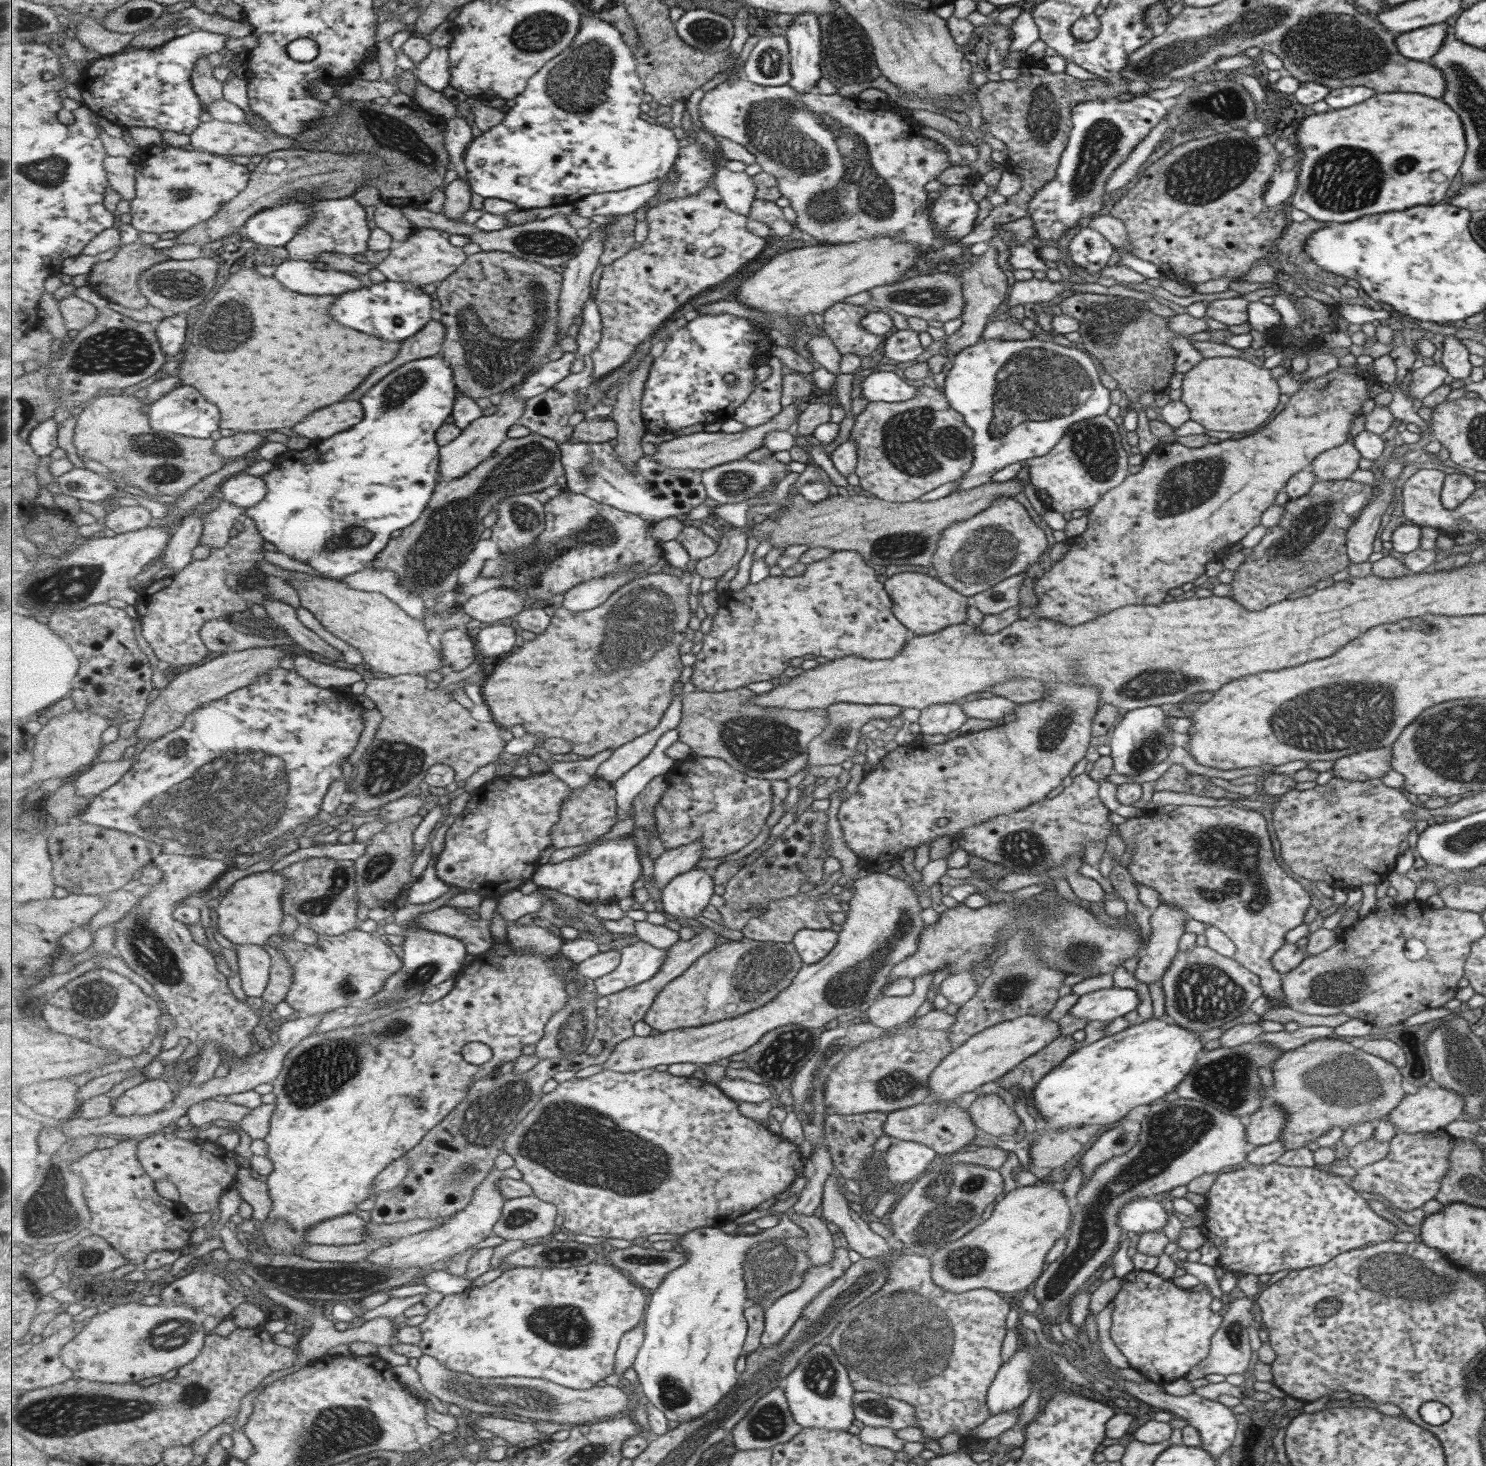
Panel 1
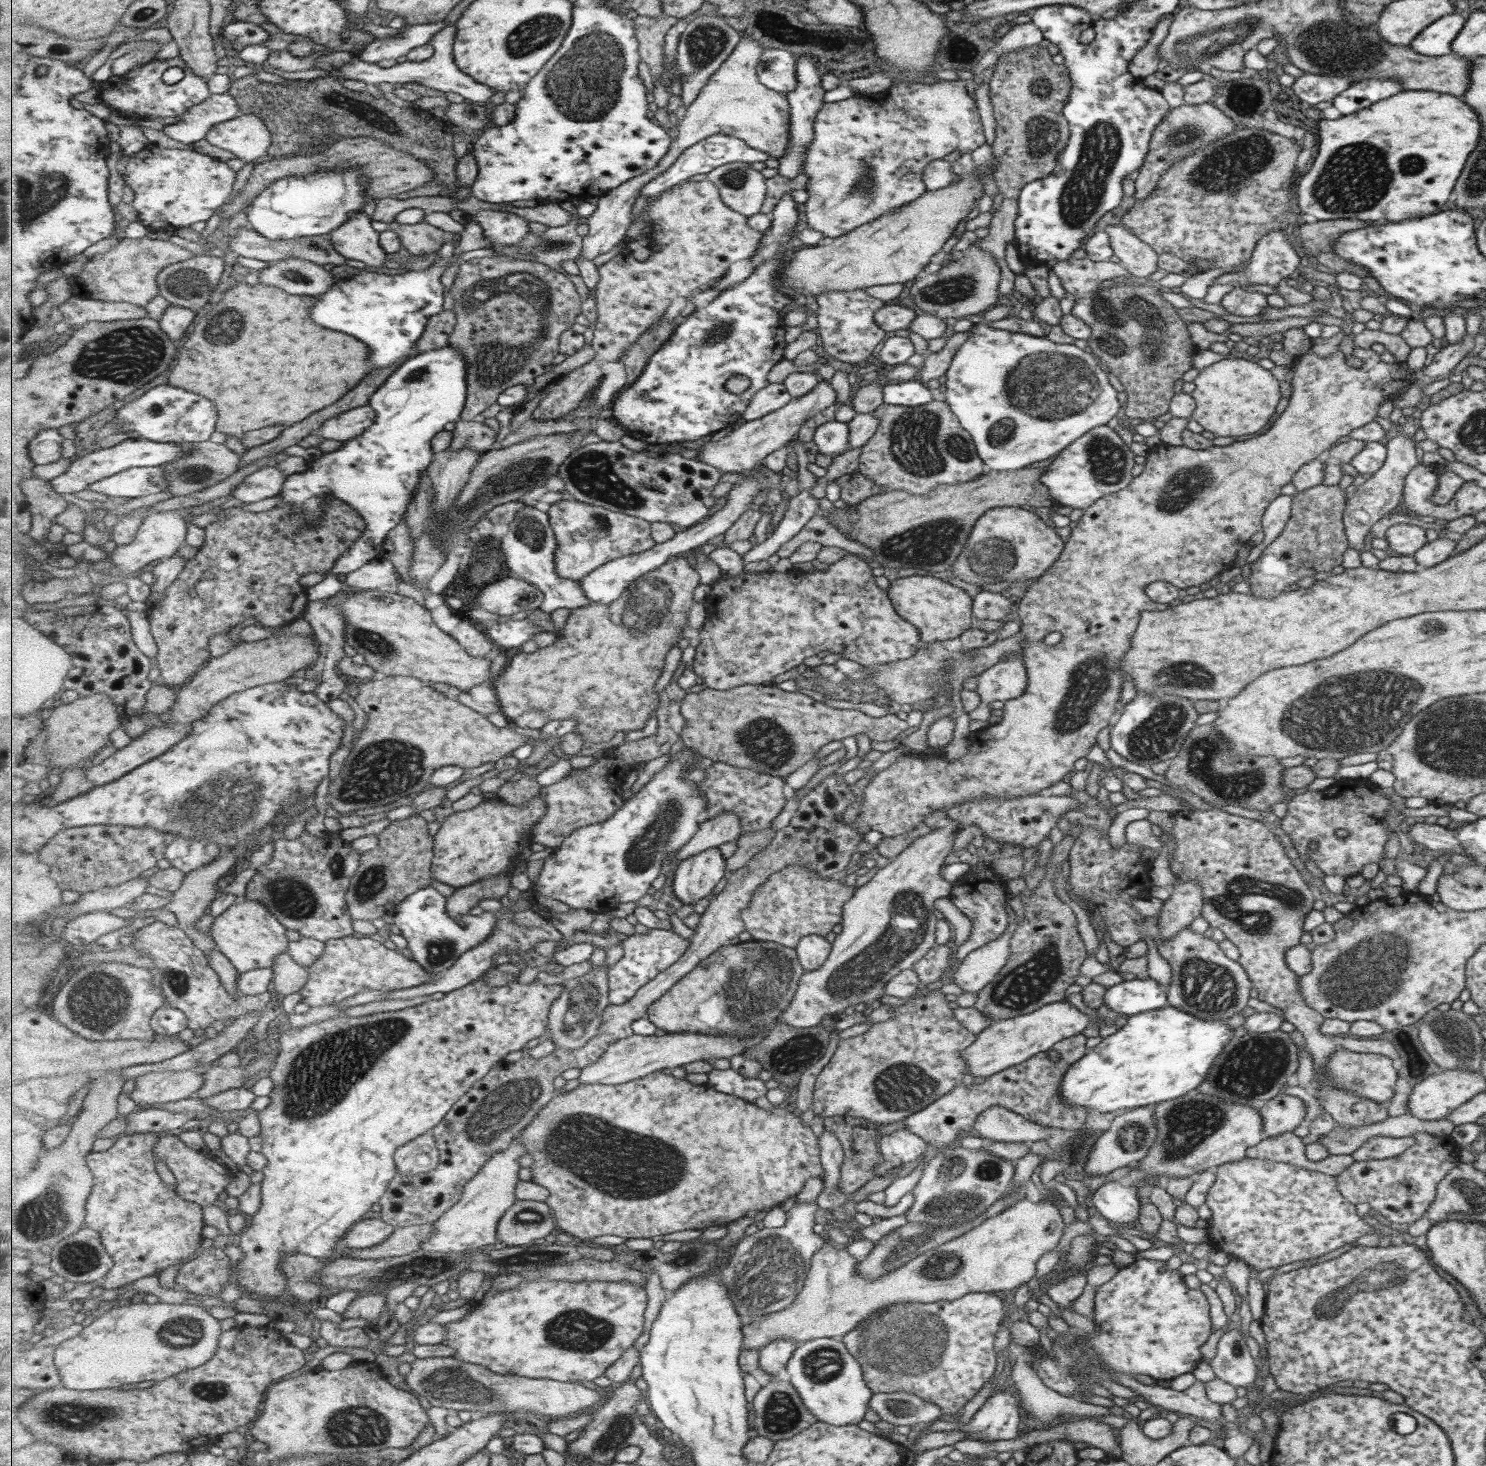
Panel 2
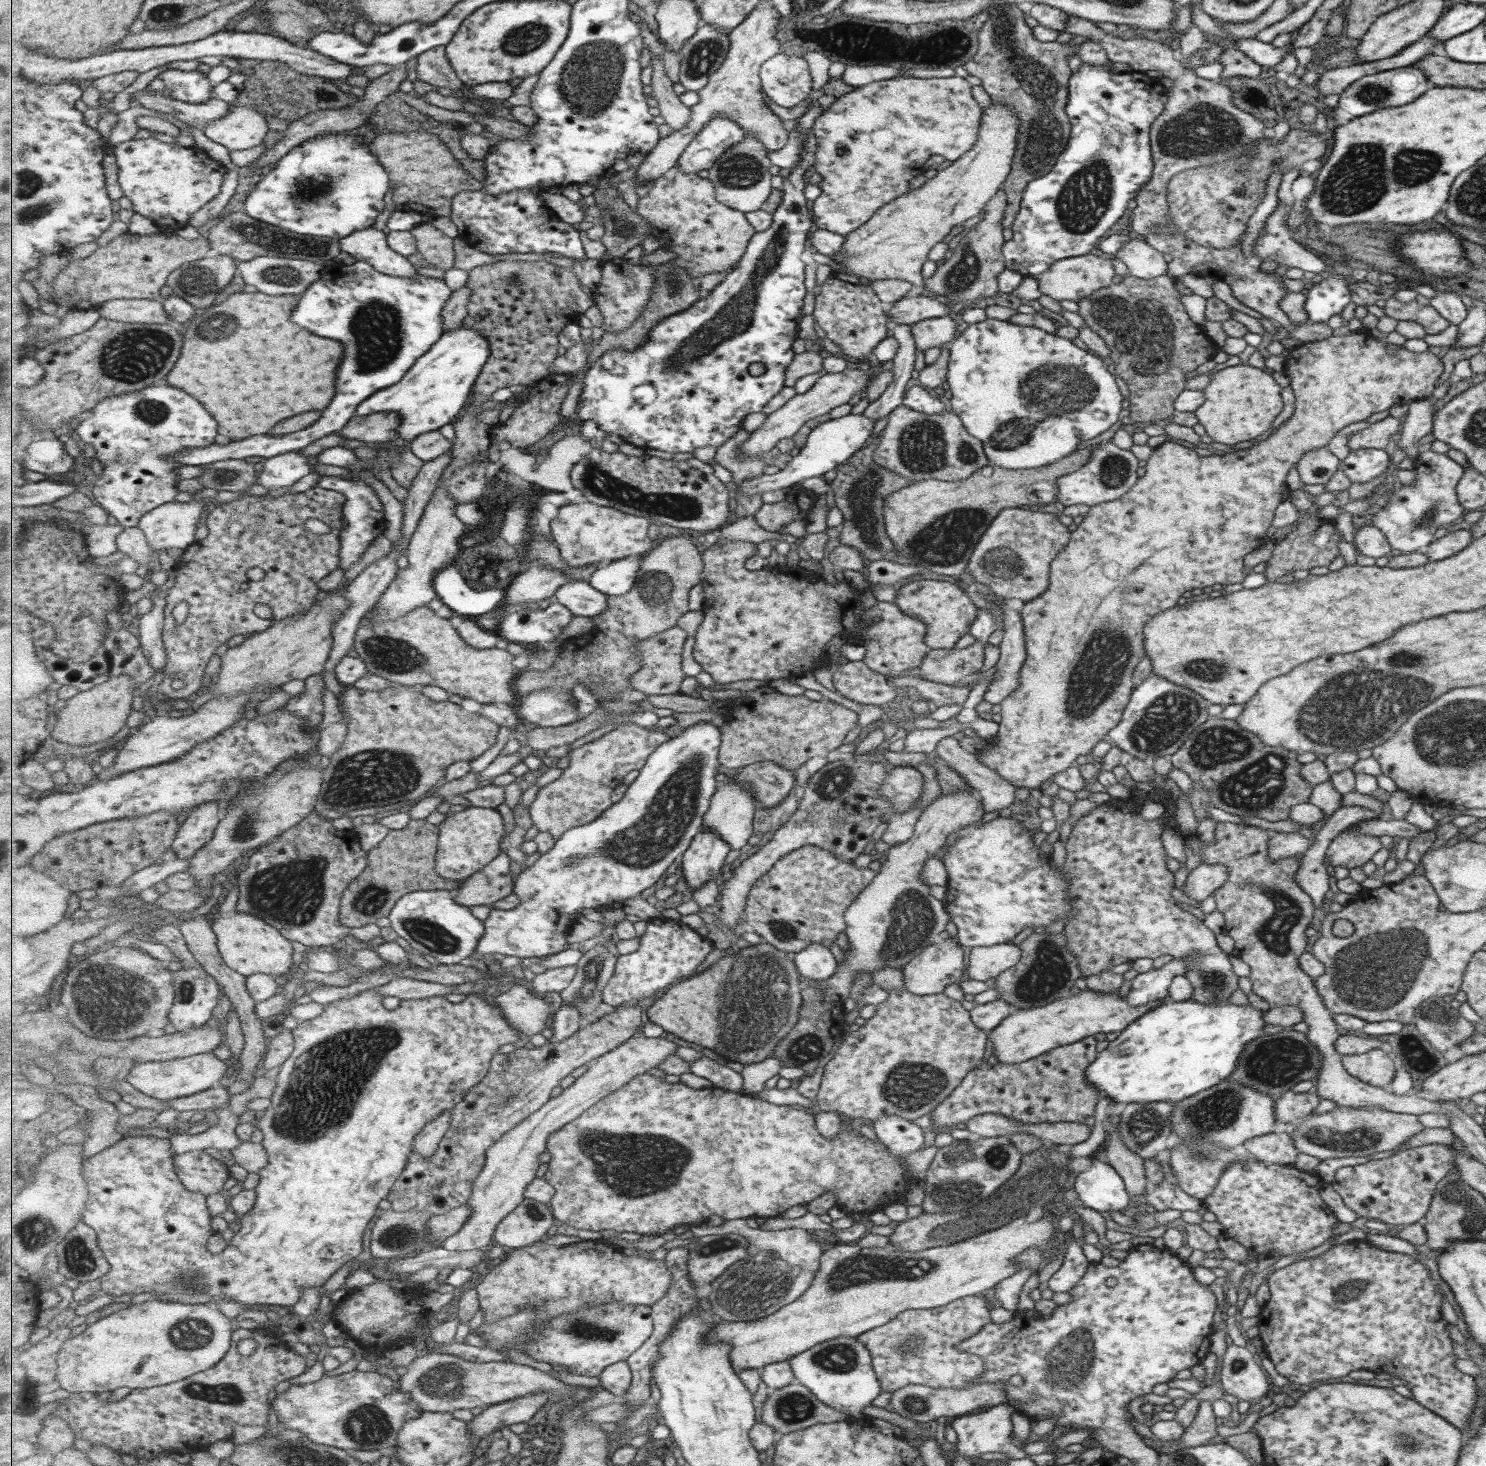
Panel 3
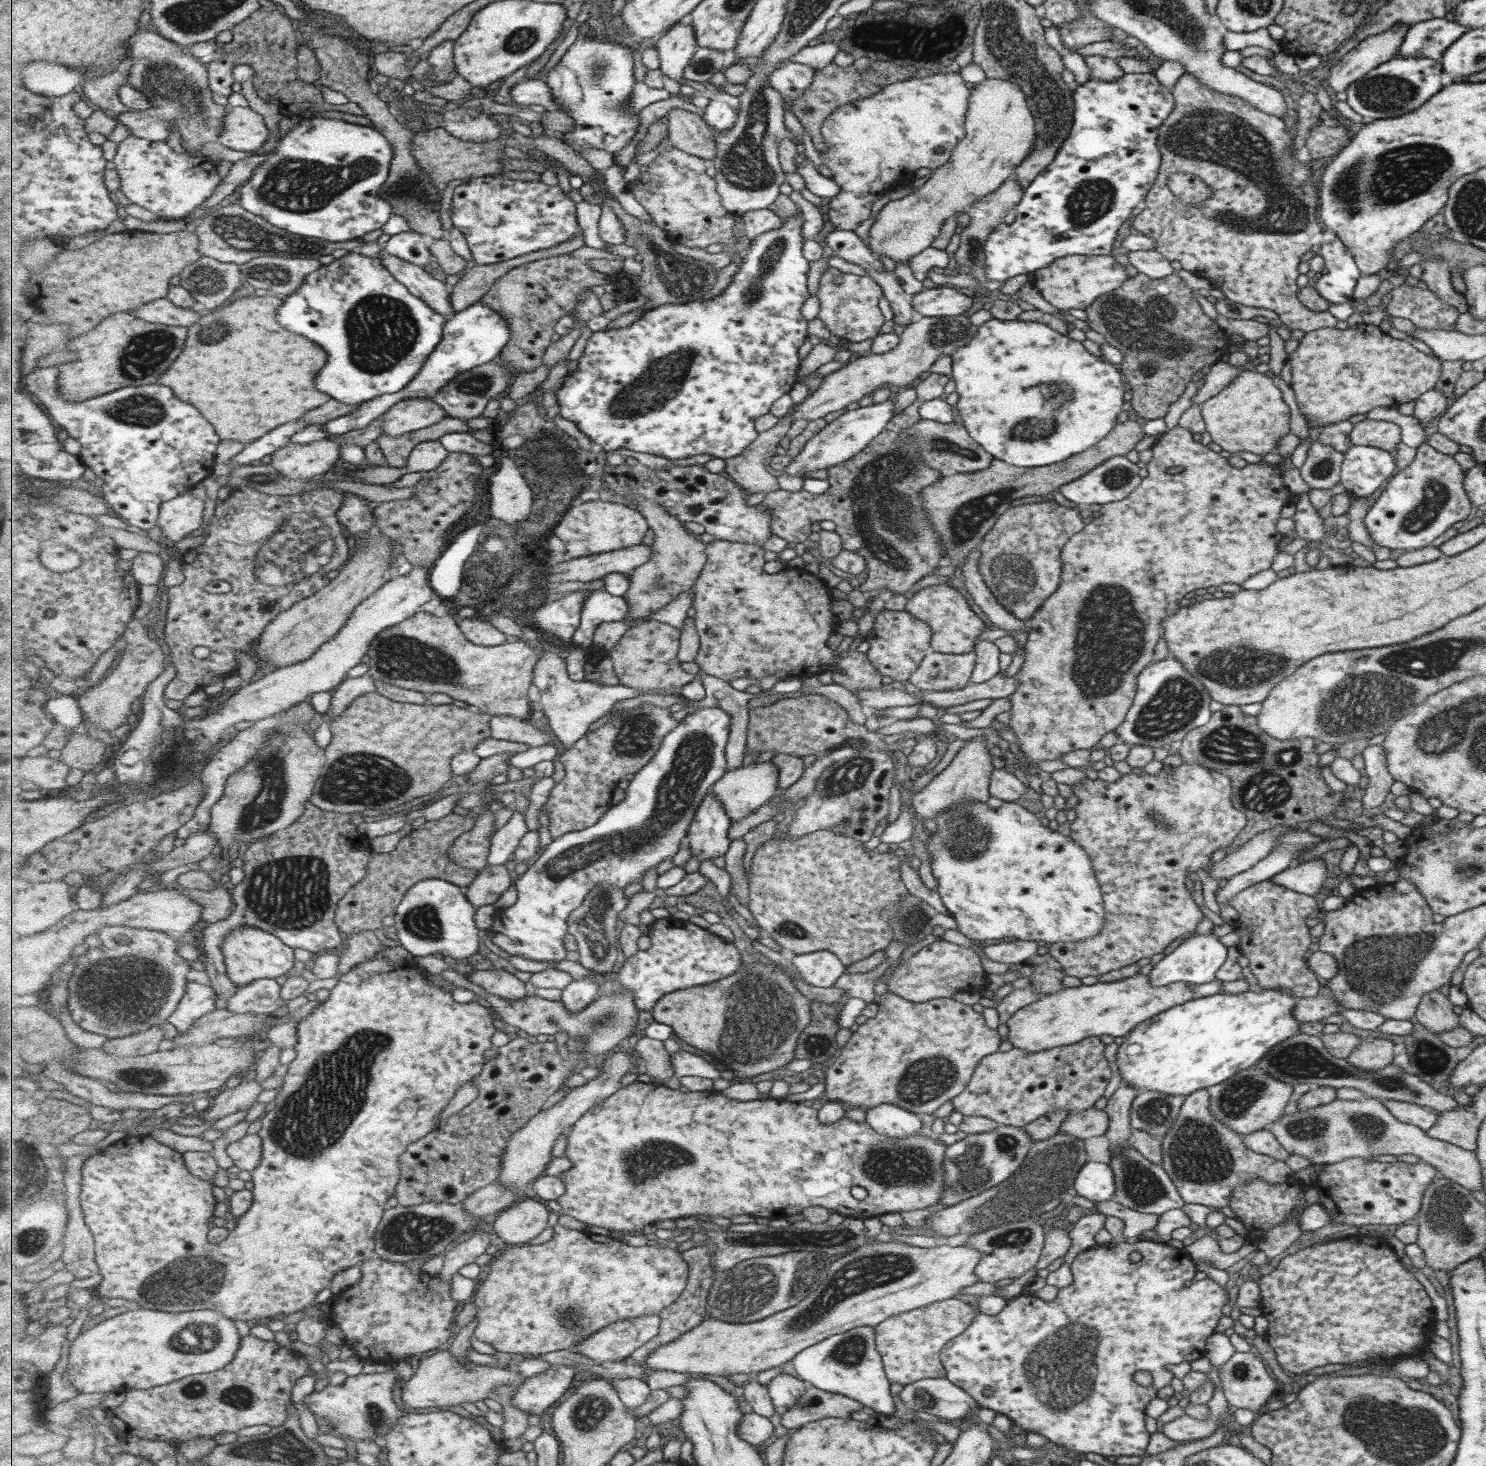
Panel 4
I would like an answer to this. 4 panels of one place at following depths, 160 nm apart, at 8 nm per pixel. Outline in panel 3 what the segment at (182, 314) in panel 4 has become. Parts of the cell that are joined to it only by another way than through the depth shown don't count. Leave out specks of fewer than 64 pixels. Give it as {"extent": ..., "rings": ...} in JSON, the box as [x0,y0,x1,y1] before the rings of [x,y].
{"extent":[97,300,171,324],"rings":[[[113,300],[97,310],[101,313],[102,318],[129,324],[171,323],[162,300]]]}

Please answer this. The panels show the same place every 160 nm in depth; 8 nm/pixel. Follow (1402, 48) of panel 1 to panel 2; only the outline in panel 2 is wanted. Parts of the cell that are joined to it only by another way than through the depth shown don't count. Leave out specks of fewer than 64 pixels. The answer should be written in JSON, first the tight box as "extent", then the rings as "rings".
{"extent":[1409,14,1465,56],"rings":[[[1459,14],[1443,16],[1415,36],[1409,44],[1415,53],[1422,56],[1444,56],[1450,53],[1453,38],[1461,31],[1465,20]]]}

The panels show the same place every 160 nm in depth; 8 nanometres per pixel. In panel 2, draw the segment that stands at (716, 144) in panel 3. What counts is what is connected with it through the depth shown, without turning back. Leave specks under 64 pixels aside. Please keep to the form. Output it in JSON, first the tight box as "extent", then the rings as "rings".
{"extent":[640,134,771,196],"rings":[[[714,134],[713,136],[709,136],[709,139],[699,142],[688,150],[685,150],[671,168],[657,175],[650,183],[647,183],[644,188],[641,189],[640,196],[656,196],[673,188],[675,185],[681,183],[682,180],[687,180],[687,178],[691,178],[691,176],[695,176],[695,174],[707,174],[709,171],[715,170],[718,166],[729,162],[765,162],[769,159],[771,159],[769,154],[749,147],[745,141],[736,136]]]}

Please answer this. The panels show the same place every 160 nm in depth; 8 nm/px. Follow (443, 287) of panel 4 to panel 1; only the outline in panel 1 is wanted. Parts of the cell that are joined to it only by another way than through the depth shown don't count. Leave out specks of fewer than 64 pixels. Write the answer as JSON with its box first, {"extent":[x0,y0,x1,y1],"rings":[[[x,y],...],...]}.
{"extent":[286,197,372,263],"rings":[[[352,197],[340,199],[321,199],[312,204],[314,217],[286,244],[290,258],[314,263],[321,252],[338,252],[353,256],[370,250],[368,240],[372,229],[367,224],[367,212],[364,206]]]}

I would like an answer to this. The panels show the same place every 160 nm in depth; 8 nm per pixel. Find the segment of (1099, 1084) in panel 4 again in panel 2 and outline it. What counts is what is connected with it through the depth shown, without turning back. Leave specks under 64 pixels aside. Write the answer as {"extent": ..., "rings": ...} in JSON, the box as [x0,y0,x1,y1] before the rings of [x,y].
{"extent":[903,1035,1086,1148],"rings":[[[1082,1035],[1061,1040],[1048,1050],[1037,1052],[1035,1056],[1019,1064],[984,1078],[980,1084],[973,1083],[969,1087],[961,1084],[953,1087],[929,1106],[903,1119],[903,1129],[922,1138],[931,1148],[949,1147],[968,1133],[977,1115],[987,1108],[998,1106],[1037,1125],[1053,1126],[1067,1131],[1077,1130],[1085,1124],[1086,1110],[1065,1105],[1058,1092],[1064,1072],[1070,1064],[1085,1056],[1086,1040]]]}

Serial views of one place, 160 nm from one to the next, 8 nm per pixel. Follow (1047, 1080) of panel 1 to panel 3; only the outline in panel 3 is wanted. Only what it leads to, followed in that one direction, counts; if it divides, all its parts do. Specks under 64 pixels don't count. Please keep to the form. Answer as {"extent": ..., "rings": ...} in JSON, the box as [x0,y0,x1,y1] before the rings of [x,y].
{"extent":[1084,1002,1266,1103],"rings":[[[1165,1002],[1129,1023],[1115,1040],[1111,1040],[1110,1045],[1085,1067],[1084,1080],[1094,1086],[1101,1097],[1106,1096],[1113,1103],[1179,1102],[1227,1078],[1245,1044],[1249,1044],[1249,1040],[1255,1040],[1257,1036],[1263,1036],[1262,1029],[1266,1022],[1261,1014],[1263,1012],[1253,1009],[1250,1004],[1243,1007],[1233,1006],[1229,1002]]]}

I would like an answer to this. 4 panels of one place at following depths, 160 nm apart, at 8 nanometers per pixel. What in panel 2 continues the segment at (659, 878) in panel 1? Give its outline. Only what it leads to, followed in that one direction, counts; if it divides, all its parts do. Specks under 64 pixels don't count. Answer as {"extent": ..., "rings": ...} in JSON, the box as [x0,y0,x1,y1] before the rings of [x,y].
{"extent":[675,812,741,865],"rings":[[[721,812],[719,816],[705,820],[687,846],[676,852],[675,864],[679,865],[688,858],[699,855],[700,851],[717,848],[725,842],[735,842],[741,834],[740,816],[735,812]]]}

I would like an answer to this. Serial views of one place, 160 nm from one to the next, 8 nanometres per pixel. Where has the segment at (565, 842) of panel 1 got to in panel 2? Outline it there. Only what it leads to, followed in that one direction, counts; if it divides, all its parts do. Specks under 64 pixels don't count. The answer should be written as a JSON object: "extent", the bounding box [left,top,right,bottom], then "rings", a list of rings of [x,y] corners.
{"extent":[531,660,689,848],"rings":[[[679,660],[678,666],[672,673],[672,680],[660,693],[661,704],[658,708],[658,730],[655,734],[637,741],[619,743],[615,747],[603,747],[595,755],[595,763],[589,767],[572,769],[569,776],[559,780],[555,784],[545,783],[538,792],[547,801],[547,814],[541,822],[531,830],[531,842],[540,843],[544,847],[559,848],[566,838],[573,834],[574,830],[605,822],[626,803],[621,793],[624,790],[620,781],[631,770],[638,770],[649,760],[663,756],[671,750],[671,746],[681,738],[685,728],[686,718],[681,714],[681,702],[689,691],[677,684],[677,678],[684,669],[684,662]]]}

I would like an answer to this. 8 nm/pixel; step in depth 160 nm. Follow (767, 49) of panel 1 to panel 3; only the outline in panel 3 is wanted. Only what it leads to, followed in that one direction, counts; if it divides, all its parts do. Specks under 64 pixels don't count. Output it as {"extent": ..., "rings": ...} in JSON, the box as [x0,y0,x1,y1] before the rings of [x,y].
{"extent":[761,53,812,108],"rings":[[[778,53],[764,62],[761,84],[771,102],[791,108],[811,91],[812,81],[805,59]]]}

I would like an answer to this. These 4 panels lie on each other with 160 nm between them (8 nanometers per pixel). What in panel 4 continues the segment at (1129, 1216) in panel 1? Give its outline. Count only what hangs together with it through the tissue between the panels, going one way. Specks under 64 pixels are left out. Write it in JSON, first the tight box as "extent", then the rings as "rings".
{"extent":[1073,1162,1115,1202],"rings":[[[1085,1162],[1074,1178],[1073,1189],[1077,1196],[1091,1202],[1103,1202],[1114,1198],[1115,1185],[1110,1166],[1101,1162]]]}

